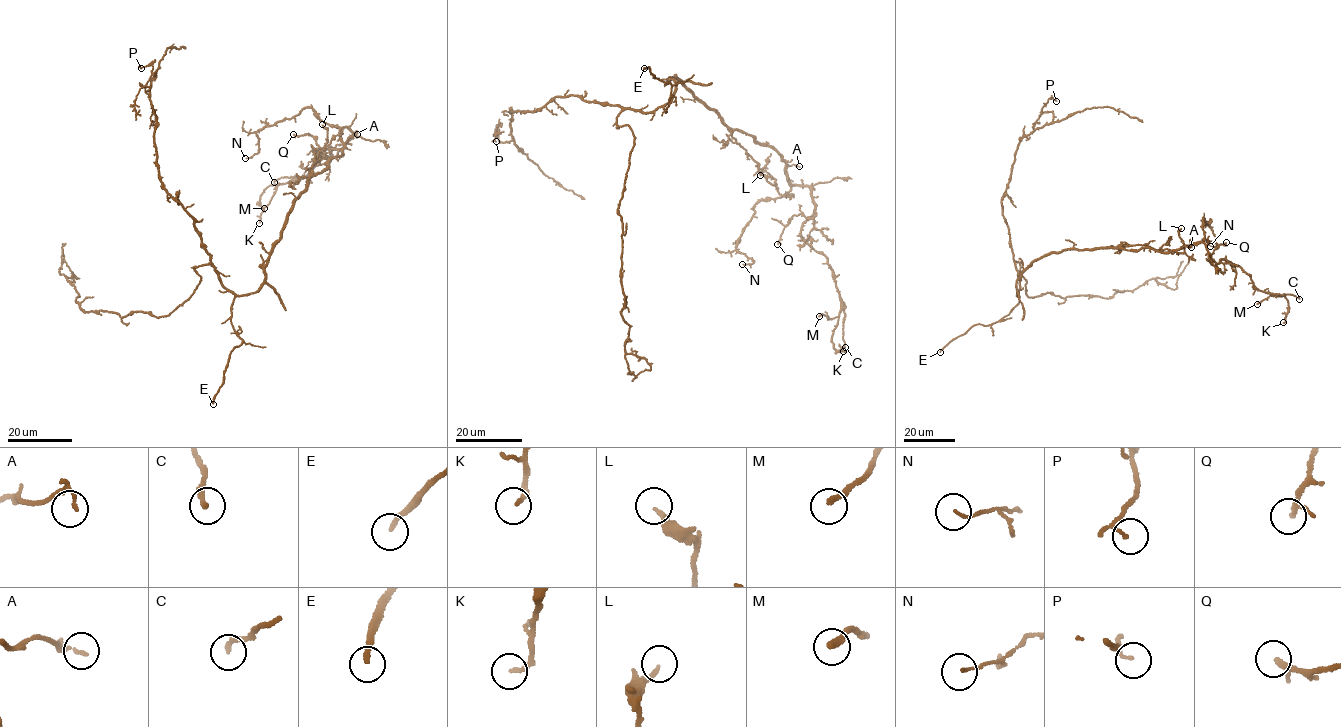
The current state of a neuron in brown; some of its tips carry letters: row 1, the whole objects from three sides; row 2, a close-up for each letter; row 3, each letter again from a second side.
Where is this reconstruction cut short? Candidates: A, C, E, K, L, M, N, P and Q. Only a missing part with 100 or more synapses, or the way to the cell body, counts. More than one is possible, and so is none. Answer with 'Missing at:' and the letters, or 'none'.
Missing at: E

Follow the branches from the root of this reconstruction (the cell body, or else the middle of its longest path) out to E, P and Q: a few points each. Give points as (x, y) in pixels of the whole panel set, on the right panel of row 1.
E: (1030, 265), (1017, 280), (1019, 302), (1009, 313), (989, 325), (975, 324), (940, 352)
P: (1030, 265), (1018, 297), (1001, 202), (1020, 139), (1051, 123), (1041, 109), (1056, 101)
Q: (1030, 265), (1068, 249), (1167, 252), (1200, 242), (1217, 269), (1211, 255), (1226, 242)

